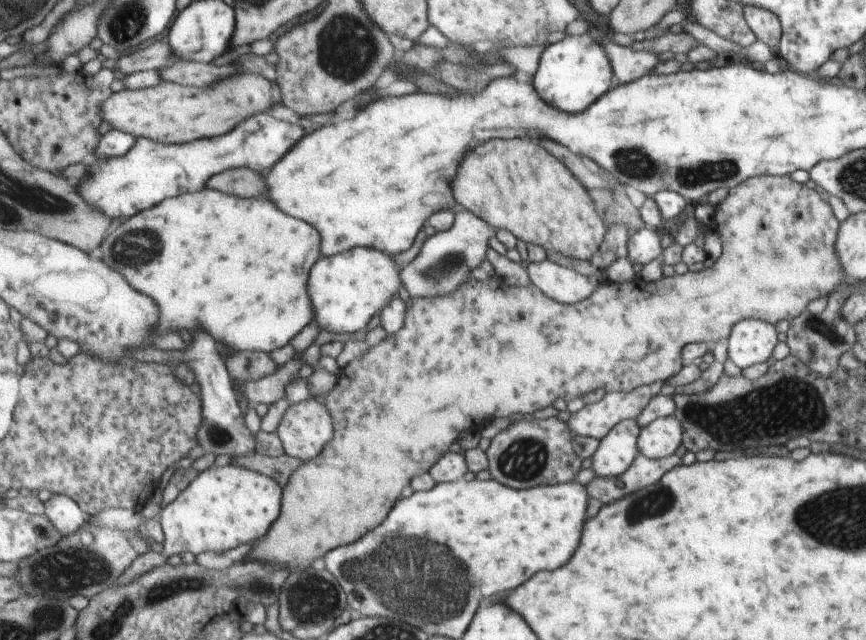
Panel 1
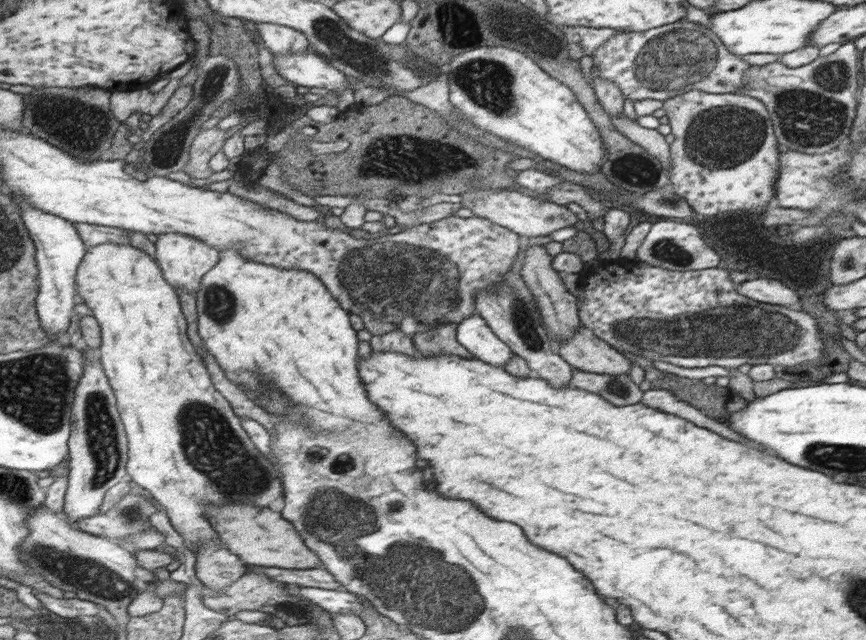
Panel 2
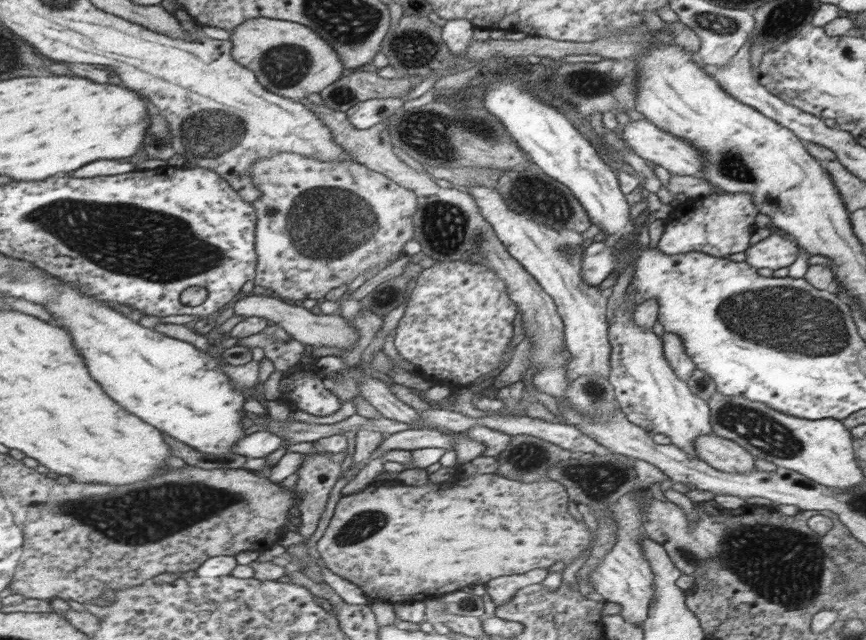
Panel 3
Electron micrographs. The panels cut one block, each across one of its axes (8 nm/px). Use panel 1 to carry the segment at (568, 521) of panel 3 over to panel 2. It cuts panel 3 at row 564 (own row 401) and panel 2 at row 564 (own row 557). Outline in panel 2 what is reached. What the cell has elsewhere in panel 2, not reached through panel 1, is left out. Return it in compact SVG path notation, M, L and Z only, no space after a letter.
M226 504L222 508L210 506L208 514L228 548L242 557L250 566L306 570L322 569L324 565L321 556L314 549L308 548L308 544L304 542L304 538L296 530L296 526L284 518L281 512L274 512L269 507Z

